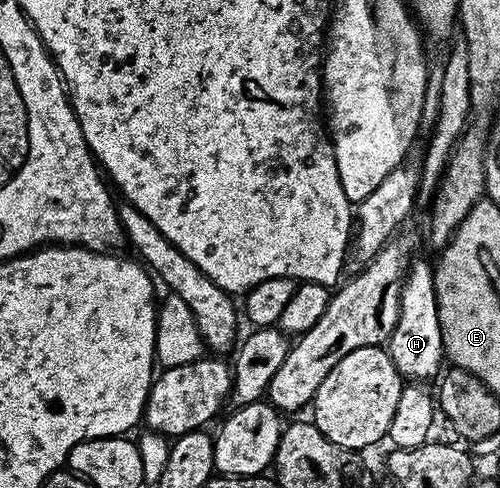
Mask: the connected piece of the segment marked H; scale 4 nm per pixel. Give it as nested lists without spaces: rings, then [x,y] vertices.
[[[412,260],[408,264],[407,272],[403,275],[399,318],[385,348],[387,354],[393,359],[400,377],[415,383],[427,383],[430,377],[435,379],[440,376],[445,365],[445,350],[432,262]]]

